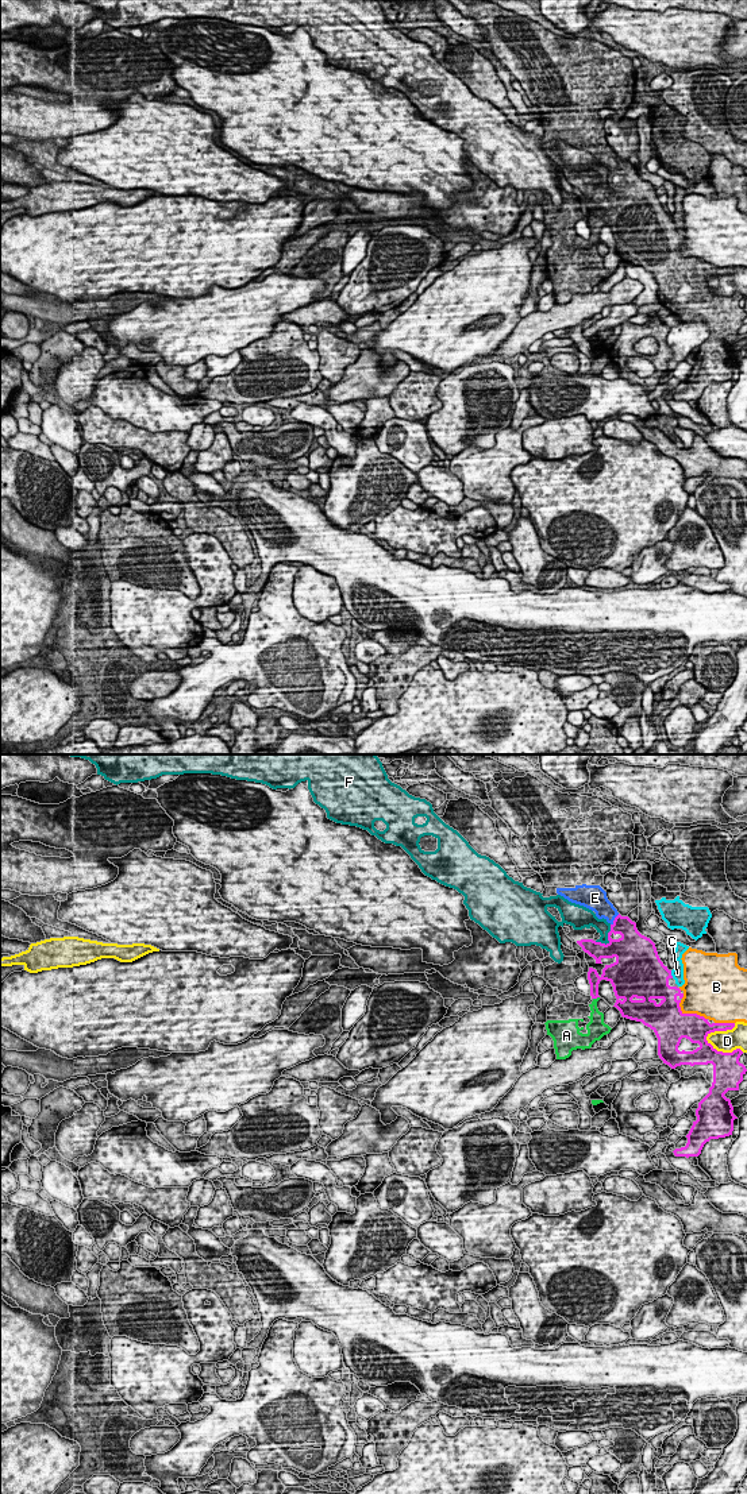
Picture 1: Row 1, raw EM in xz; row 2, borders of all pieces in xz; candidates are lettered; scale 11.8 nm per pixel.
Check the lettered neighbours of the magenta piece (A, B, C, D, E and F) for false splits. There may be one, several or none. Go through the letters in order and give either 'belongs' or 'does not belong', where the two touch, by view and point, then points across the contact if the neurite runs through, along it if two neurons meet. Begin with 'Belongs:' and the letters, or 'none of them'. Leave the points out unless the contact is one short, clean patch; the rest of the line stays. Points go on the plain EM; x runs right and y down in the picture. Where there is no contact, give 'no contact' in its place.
Belongs: E
A: does not belong; contact xz (596, 242); border xz (599, 240), (593, 243)
B: does not belong; contact xz (689, 258)
C: does not belong; contact xz (670, 219)
D: does not belong; contact xz (724, 297)
E: belongs; contact xz (615, 163)
F: does not belong; contact xz (608, 184)

